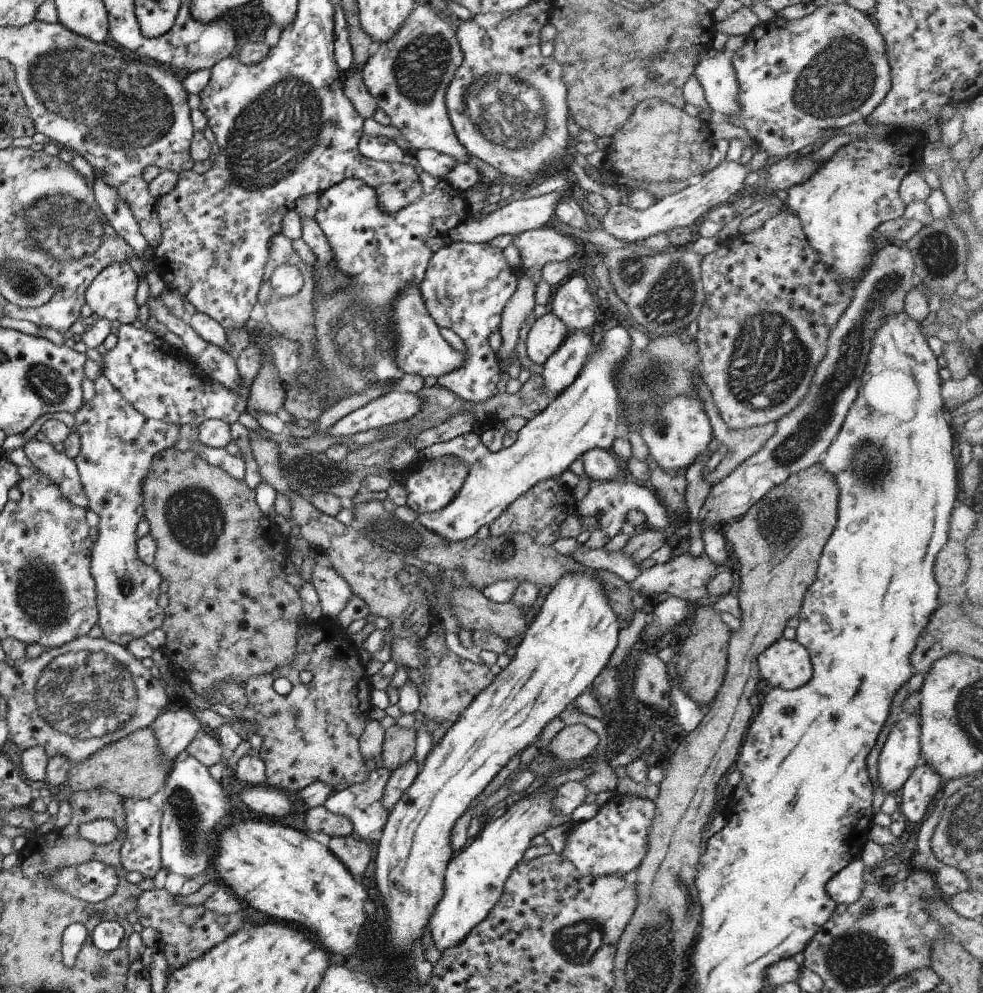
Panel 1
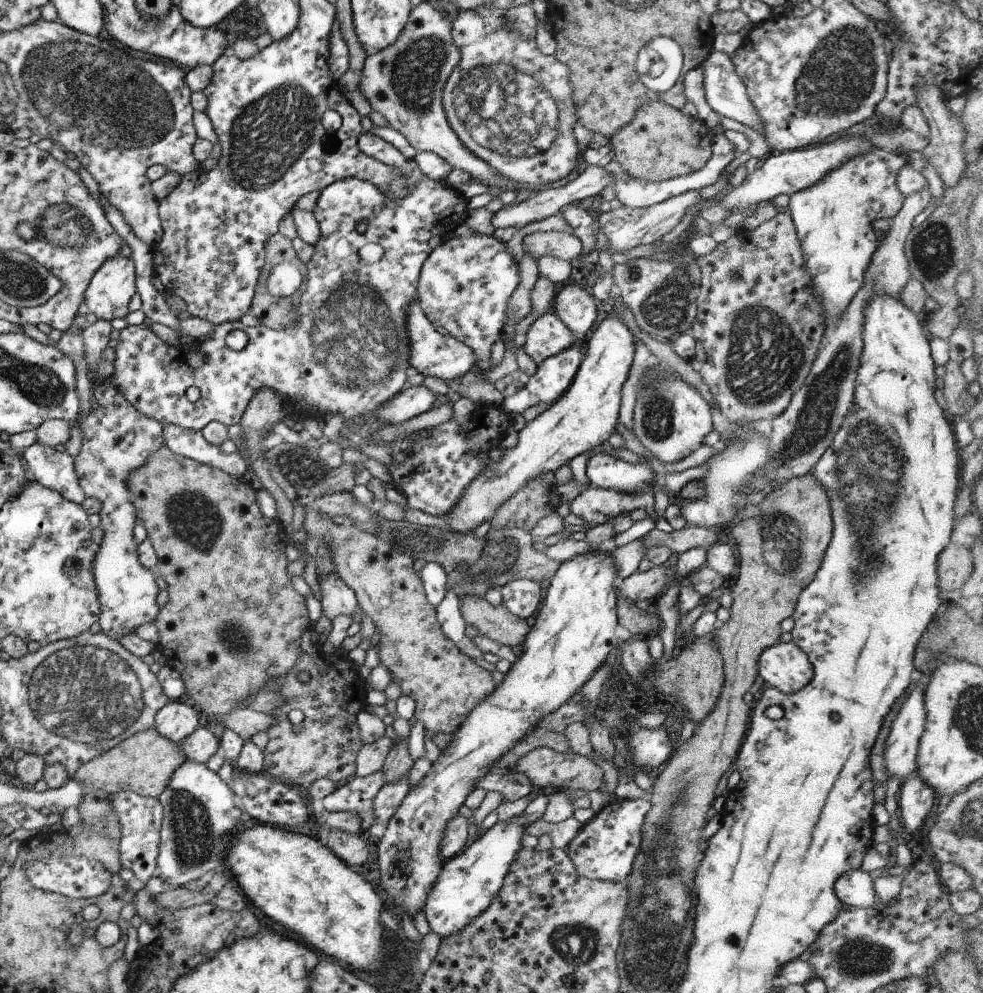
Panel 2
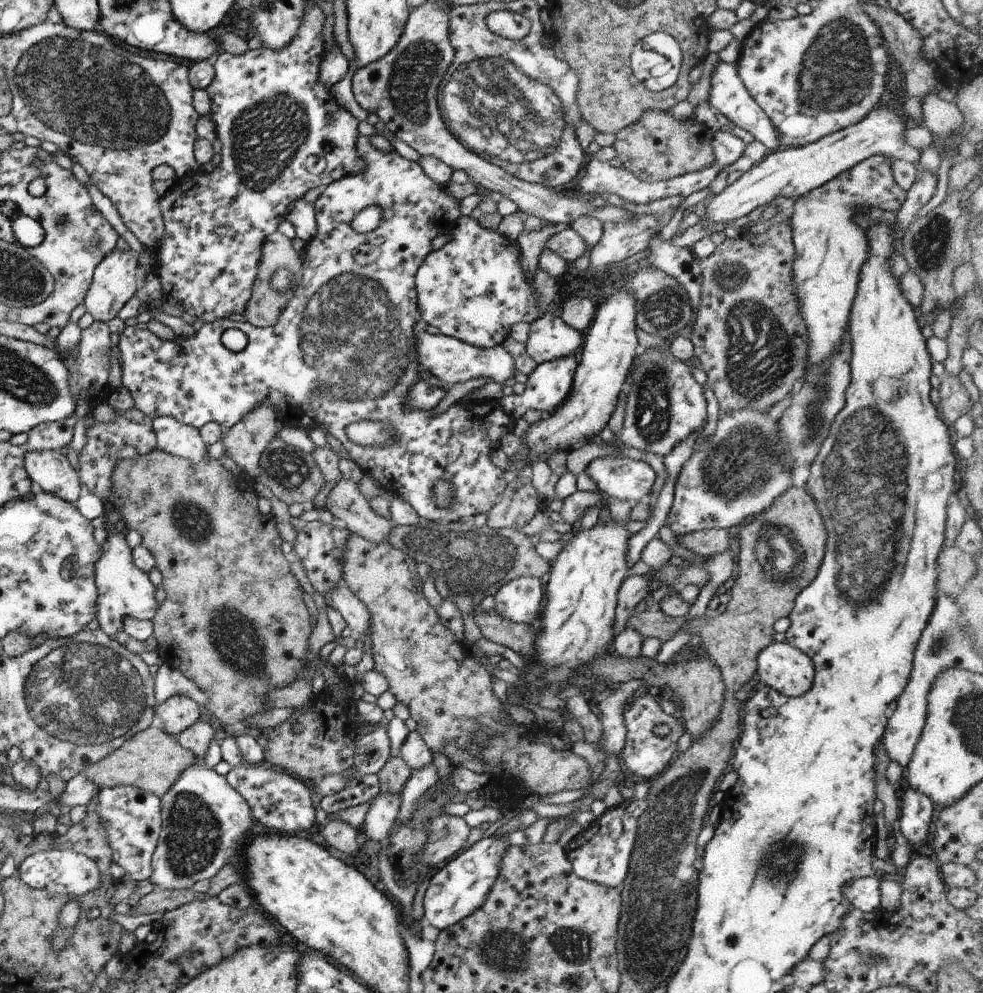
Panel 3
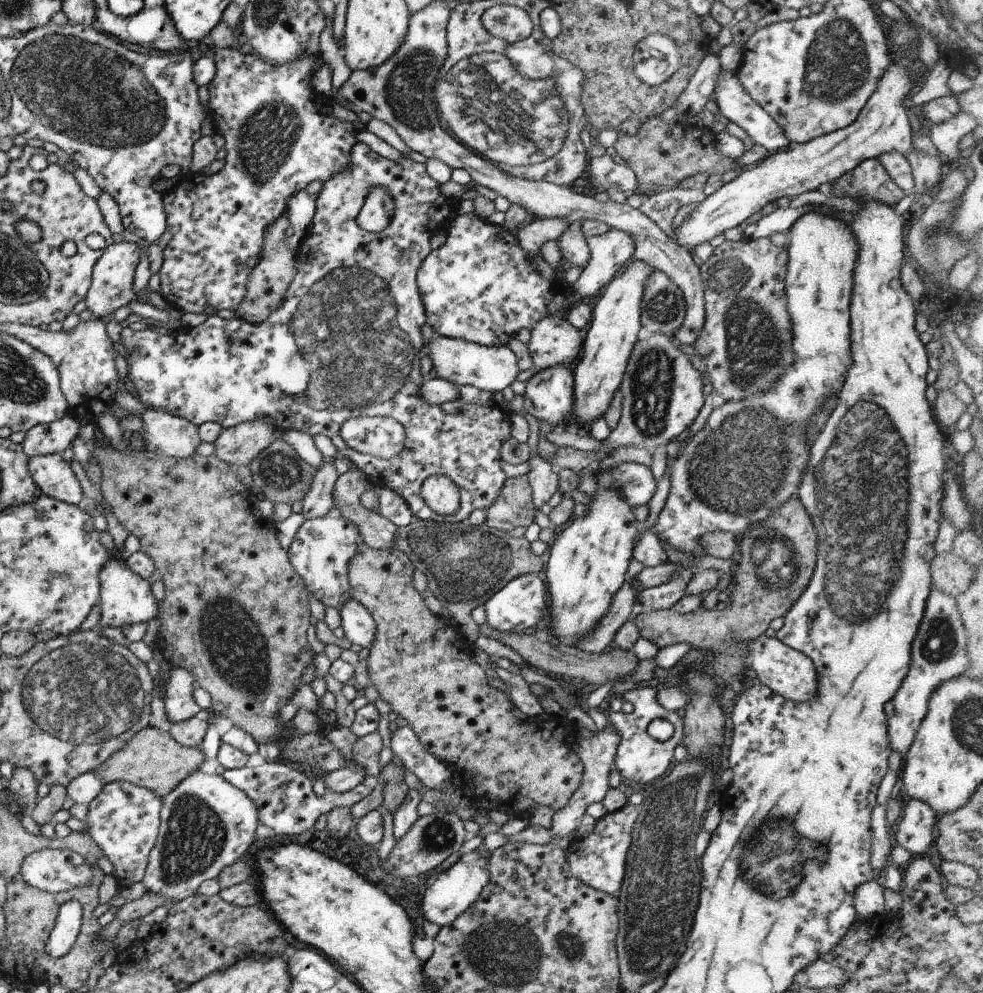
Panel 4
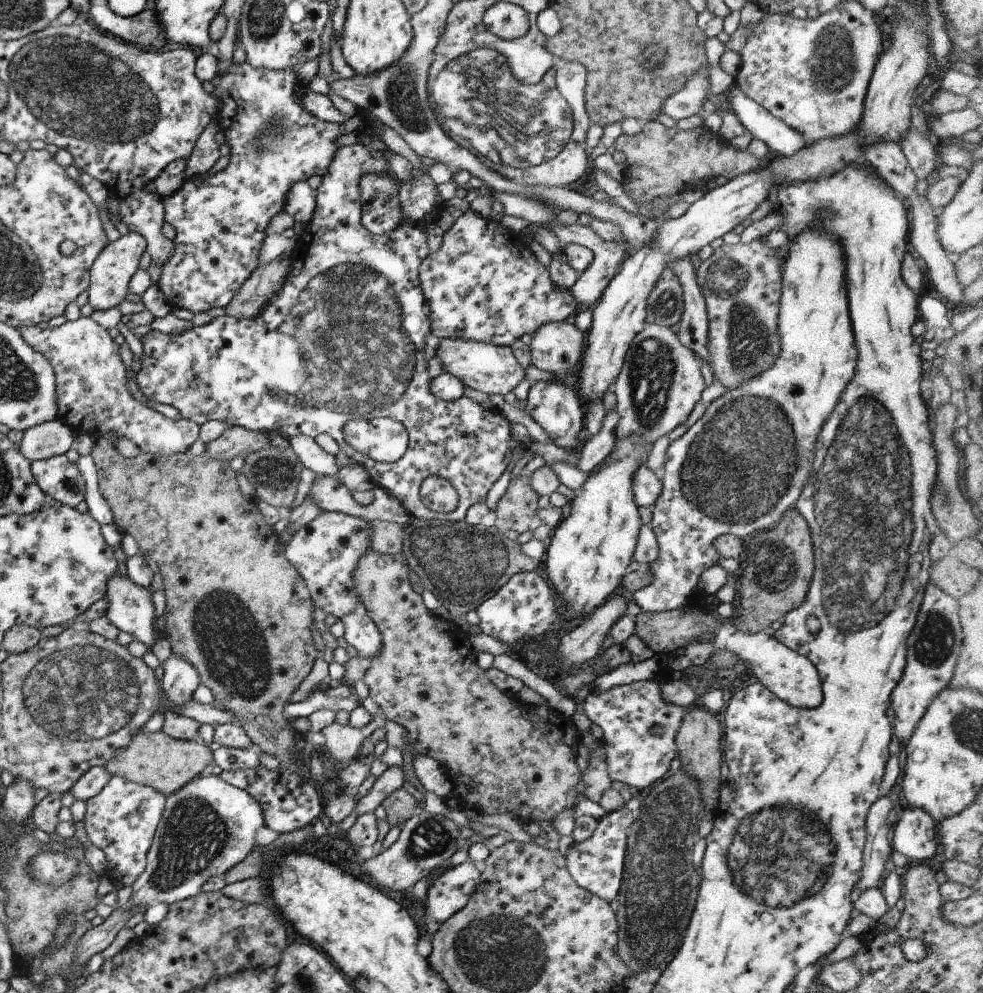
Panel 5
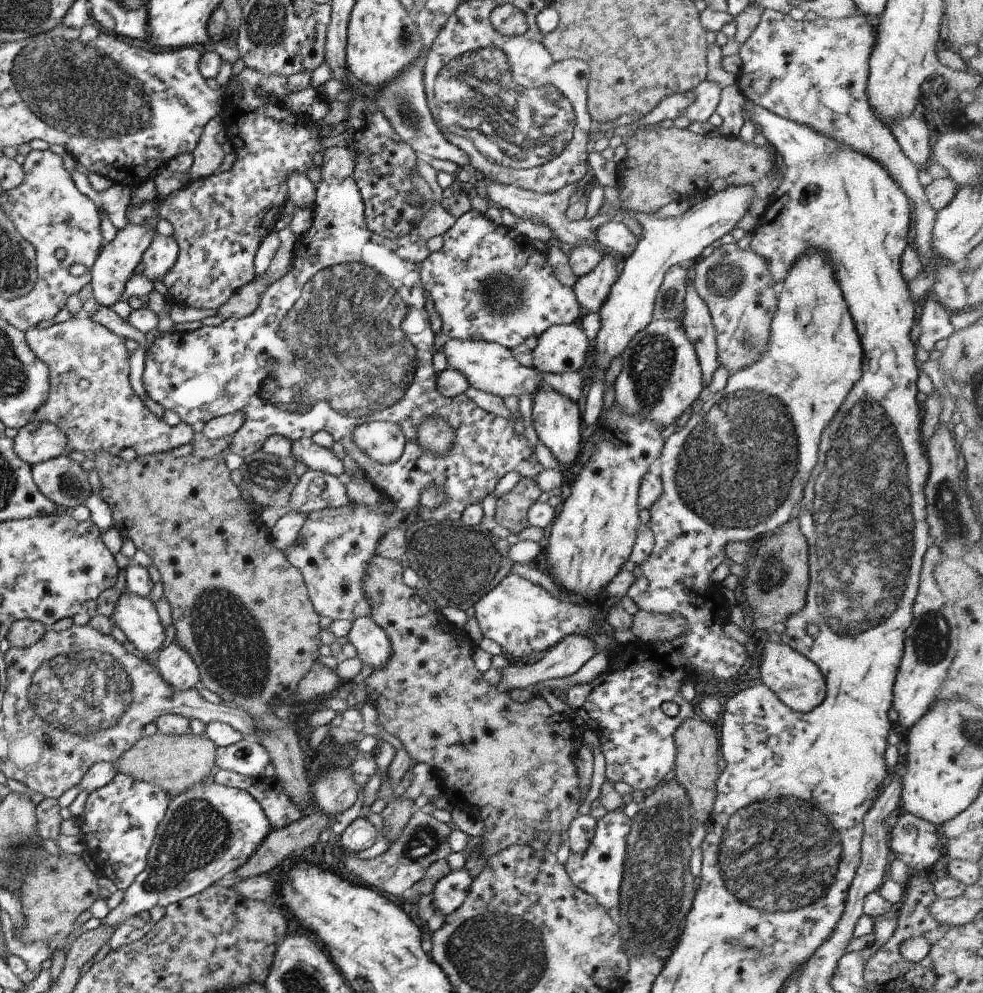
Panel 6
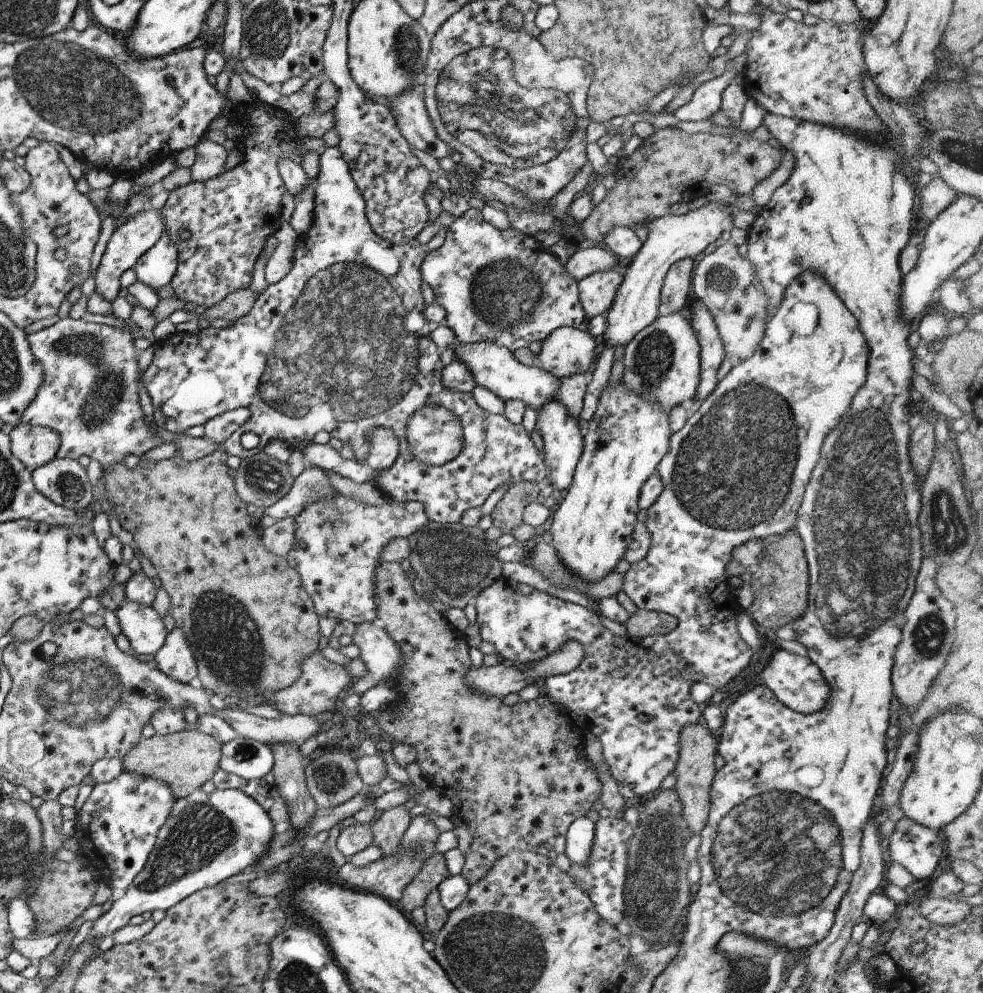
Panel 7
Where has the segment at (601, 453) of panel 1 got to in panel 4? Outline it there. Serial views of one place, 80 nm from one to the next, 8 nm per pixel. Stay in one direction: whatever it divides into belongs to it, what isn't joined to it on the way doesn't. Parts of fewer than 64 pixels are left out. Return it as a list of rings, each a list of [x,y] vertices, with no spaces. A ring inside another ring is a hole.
[[[621,462],[613,468],[597,472],[596,484],[603,488],[615,488],[631,508],[645,505],[651,500],[656,481],[647,466],[635,462]]]

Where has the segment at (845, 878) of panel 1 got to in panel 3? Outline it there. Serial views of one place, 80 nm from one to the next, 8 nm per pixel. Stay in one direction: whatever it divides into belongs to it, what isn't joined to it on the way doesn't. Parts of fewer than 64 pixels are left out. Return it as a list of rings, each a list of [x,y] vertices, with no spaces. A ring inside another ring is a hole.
[[[873,875],[852,879],[840,889],[841,895],[850,907],[863,913],[872,912],[880,905],[878,882]]]

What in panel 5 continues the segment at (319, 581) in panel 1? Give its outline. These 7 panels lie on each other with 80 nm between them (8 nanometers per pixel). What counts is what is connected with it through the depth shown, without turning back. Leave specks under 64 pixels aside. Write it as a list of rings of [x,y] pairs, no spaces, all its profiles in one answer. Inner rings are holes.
[[[357,604],[357,608],[341,619],[343,625],[343,639],[347,645],[357,651],[361,659],[367,662],[380,652],[381,640],[377,628],[365,613],[364,607]]]

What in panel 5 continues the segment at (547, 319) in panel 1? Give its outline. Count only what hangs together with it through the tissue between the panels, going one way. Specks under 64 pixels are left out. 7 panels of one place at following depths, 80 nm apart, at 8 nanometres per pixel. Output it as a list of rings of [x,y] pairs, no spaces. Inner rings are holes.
[[[571,320],[544,323],[530,336],[531,365],[553,374],[576,372],[585,352],[586,336]]]

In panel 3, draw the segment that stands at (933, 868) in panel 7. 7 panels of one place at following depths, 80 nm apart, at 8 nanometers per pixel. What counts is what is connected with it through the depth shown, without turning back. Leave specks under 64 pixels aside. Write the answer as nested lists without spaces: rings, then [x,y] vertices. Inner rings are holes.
[[[904,787],[903,796],[899,800],[899,829],[901,835],[907,840],[907,846],[913,849],[924,843],[924,839],[928,835],[929,824],[931,824],[931,816],[933,816],[934,804],[928,800],[921,792],[915,791],[913,788]]]

